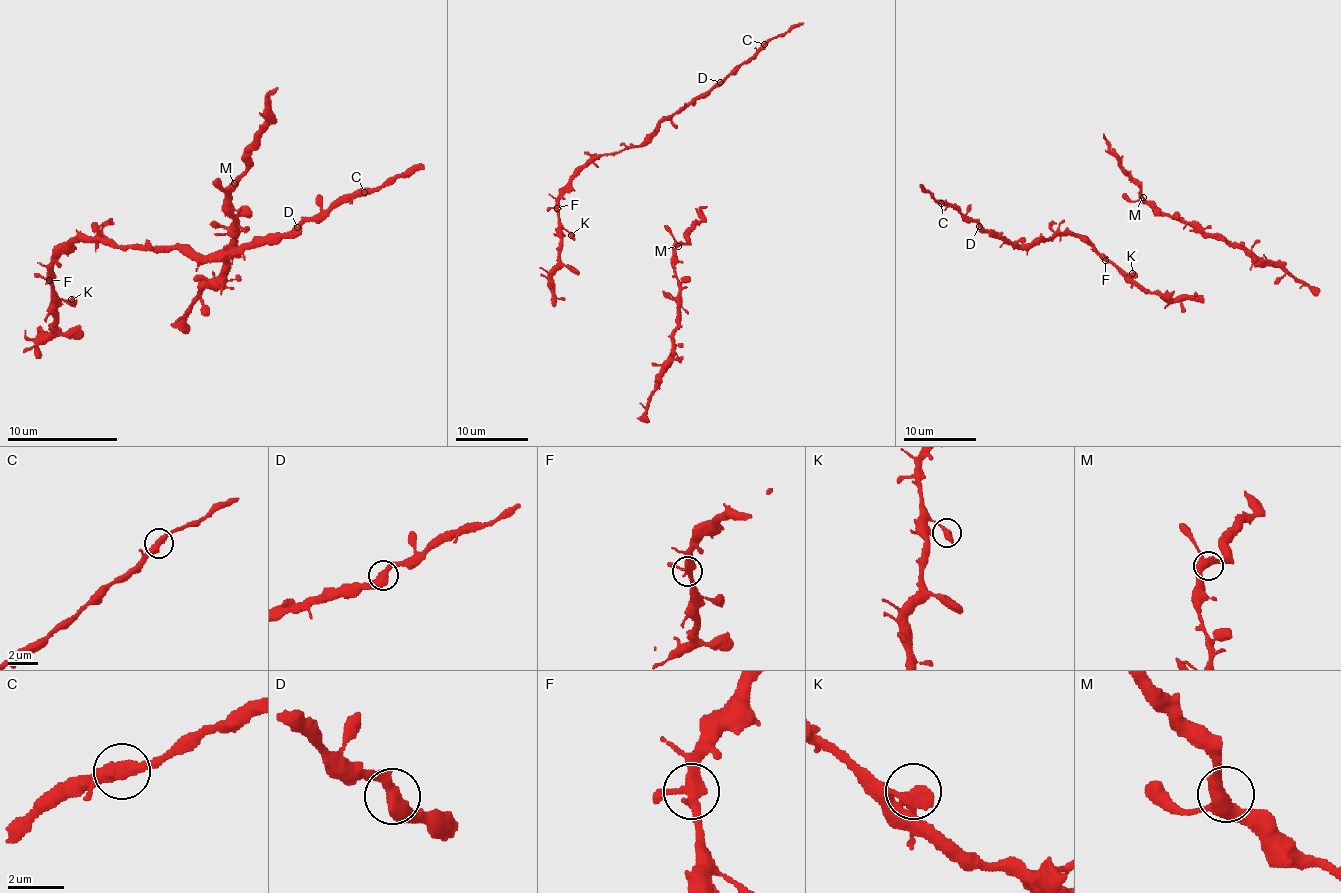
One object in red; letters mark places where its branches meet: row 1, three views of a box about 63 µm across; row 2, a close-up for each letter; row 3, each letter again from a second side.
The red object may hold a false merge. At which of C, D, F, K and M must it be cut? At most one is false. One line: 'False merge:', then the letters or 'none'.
False merge: none

